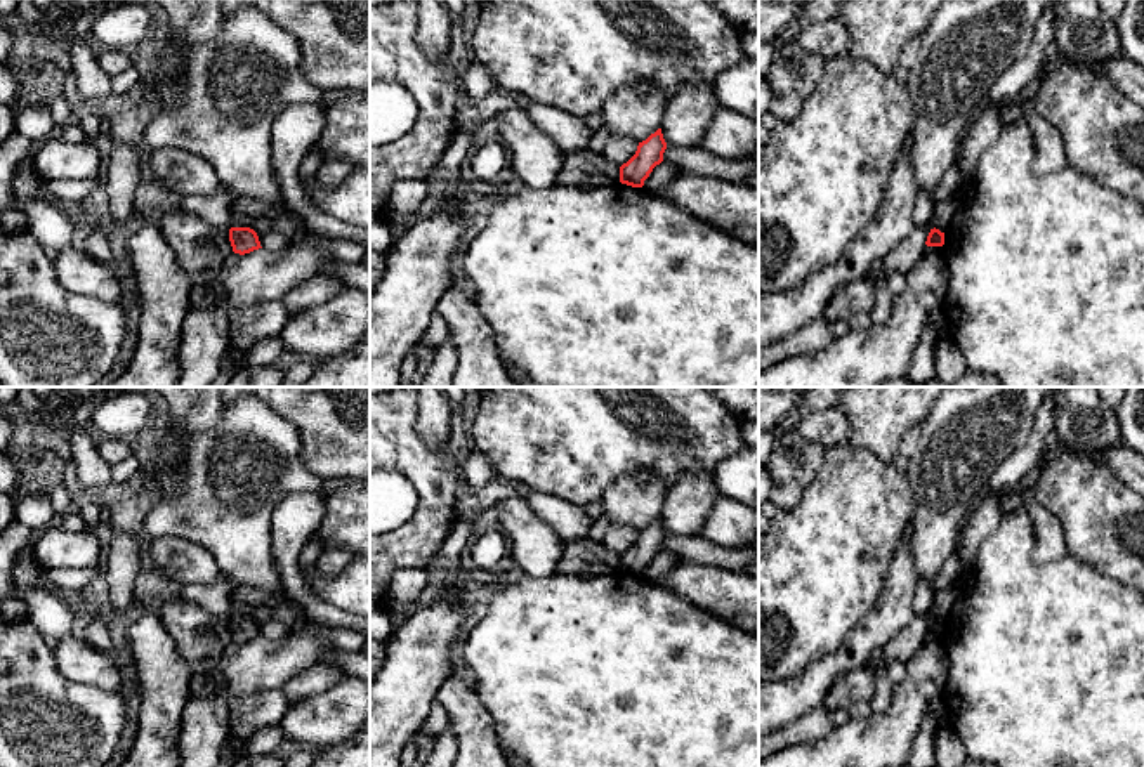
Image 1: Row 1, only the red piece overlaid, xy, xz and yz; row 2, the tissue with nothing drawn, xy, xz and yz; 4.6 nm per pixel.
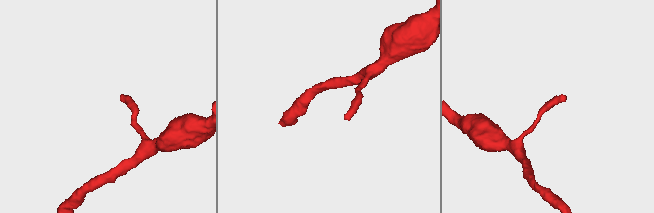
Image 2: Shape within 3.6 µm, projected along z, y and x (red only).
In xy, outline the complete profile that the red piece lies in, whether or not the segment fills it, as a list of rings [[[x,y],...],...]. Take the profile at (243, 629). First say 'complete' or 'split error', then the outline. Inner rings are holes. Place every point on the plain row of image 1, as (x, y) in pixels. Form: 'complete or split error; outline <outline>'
complete; outline [[[231,616],[229,630],[233,640],[240,644],[262,637],[257,621],[250,616]]]

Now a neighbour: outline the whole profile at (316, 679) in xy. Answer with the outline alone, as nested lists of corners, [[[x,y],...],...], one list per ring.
[[[321,663],[321,665],[312,665],[311,668],[290,678],[281,687],[281,691],[285,692],[290,706],[328,691],[344,678],[345,673],[342,670],[337,670],[335,665]]]

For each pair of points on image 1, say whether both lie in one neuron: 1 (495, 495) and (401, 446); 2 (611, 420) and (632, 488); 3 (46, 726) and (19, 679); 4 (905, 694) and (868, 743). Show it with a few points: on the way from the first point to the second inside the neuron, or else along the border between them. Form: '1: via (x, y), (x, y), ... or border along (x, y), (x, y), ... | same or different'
1: border along (459, 471), (453, 516) | different
2: border along (669, 486), (653, 474), (625, 474), (599, 498) | different
3: via (39, 714), (32, 707), (32, 691) | same
4: via (905, 707), (881, 731) | same

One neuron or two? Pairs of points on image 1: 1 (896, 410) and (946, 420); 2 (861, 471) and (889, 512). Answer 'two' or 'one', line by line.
1: two
2: one

